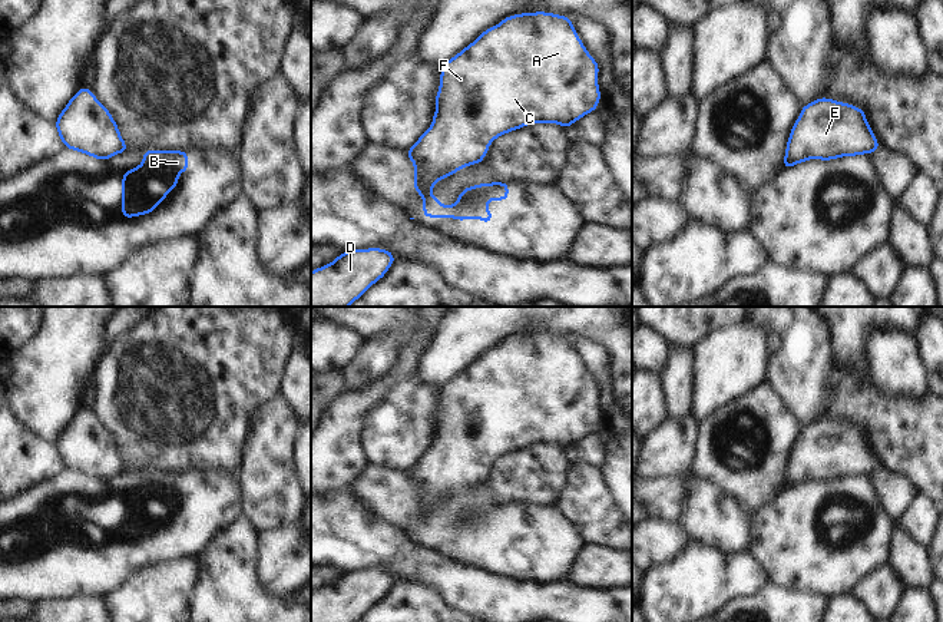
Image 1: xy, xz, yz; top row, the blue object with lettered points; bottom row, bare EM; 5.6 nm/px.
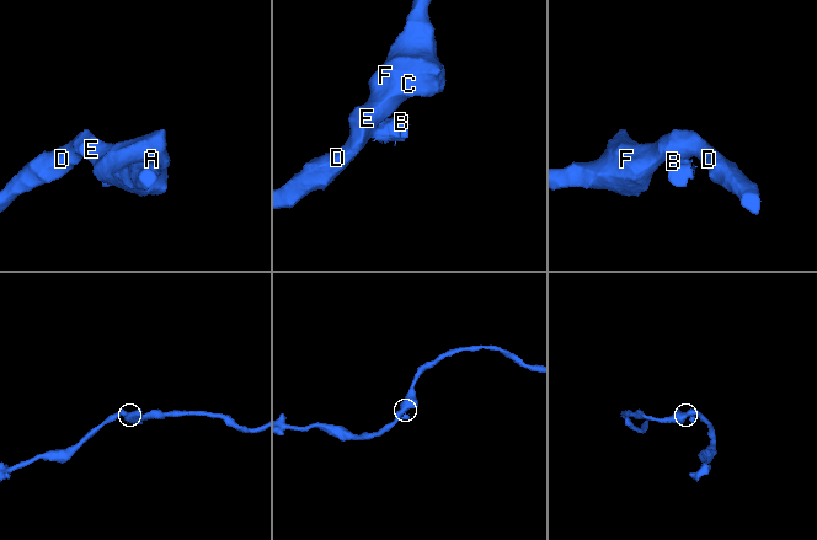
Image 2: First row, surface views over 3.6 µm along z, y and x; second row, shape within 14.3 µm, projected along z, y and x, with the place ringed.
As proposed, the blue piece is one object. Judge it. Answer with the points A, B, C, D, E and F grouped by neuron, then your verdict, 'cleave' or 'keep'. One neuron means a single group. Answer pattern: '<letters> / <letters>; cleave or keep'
A C D E F / B; cleave

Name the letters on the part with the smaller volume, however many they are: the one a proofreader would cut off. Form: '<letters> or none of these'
B

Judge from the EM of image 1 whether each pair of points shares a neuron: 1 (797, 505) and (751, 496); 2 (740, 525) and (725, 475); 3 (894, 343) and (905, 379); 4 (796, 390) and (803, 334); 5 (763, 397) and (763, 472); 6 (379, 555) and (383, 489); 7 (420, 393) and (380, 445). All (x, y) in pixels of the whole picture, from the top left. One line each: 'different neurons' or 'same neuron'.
1: different neurons
2: different neurons
3: same neuron
4: same neuron
5: same neuron
6: different neurons
7: same neuron

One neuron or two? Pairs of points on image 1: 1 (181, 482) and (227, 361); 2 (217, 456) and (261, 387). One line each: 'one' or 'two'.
1: two
2: one

